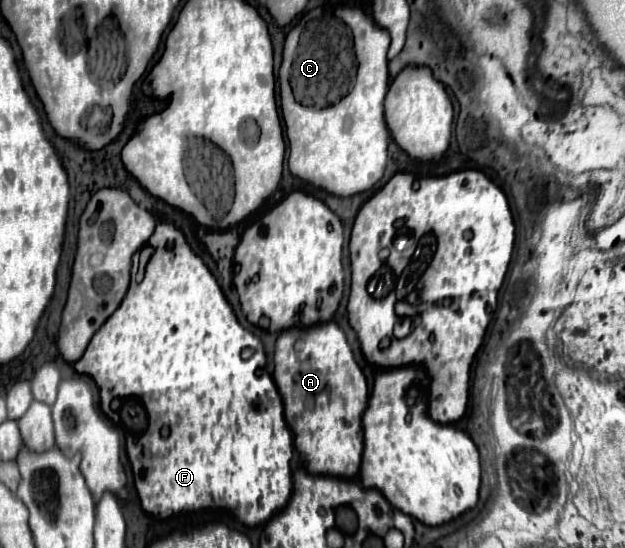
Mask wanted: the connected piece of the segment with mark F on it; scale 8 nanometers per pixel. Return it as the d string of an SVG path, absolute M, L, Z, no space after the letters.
M159 222L157 224L157 228L155 228L155 232L153 232L153 236L149 238L149 246L153 246L153 250L155 250L155 254L151 256L151 260L149 260L149 264L147 264L147 274L145 274L145 278L143 278L143 282L141 284L135 284L129 292L127 292L127 296L125 296L125 300L121 302L121 306L109 316L109 320L101 326L101 330L91 338L91 342L89 342L89 346L87 346L87 350L85 350L85 354L81 356L81 360L77 360L73 366L75 366L75 370L79 372L79 374L85 374L85 376L91 376L93 380L95 380L95 384L97 384L97 388L99 388L99 398L101 398L101 410L103 410L103 414L111 420L111 422L117 422L119 426L121 426L121 422L119 422L119 412L117 410L113 410L113 400L115 398L129 398L129 396L133 396L133 398L143 398L143 406L147 406L147 412L149 412L149 424L147 424L147 430L135 440L135 442L129 442L129 444L135 444L135 446L127 446L127 456L129 456L129 462L131 462L131 466L133 466L133 476L135 476L135 488L137 488L137 492L139 492L139 500L141 500L141 506L143 506L143 510L147 512L147 514L151 514L151 516L159 516L159 518L167 518L167 516L173 516L173 514L179 514L179 512L185 512L185 510L203 510L203 508L213 508L213 506L225 506L225 508L229 508L229 510L239 510L239 522L243 522L245 526L249 526L249 528L255 528L255 526L259 526L259 524L265 524L267 520L271 520L287 502L289 502L289 498L291 498L291 486L293 486L293 478L291 478L291 458L293 458L293 438L291 438L291 430L287 428L287 422L285 422L284 413L283 413L283 402L281 402L281 396L279 396L279 392L277 392L277 386L275 386L275 382L273 382L273 378L263 370L263 366L265 366L265 354L263 354L263 344L261 344L261 340L257 338L257 336L253 336L249 330L245 330L239 322L237 322L237 318L235 318L235 314L233 314L233 310L231 310L231 306L229 306L229 302L225 300L225 296L223 296L223 292L221 292L221 288L219 288L219 284L217 284L217 280L213 278L213 274L209 272L209 268L205 266L205 262L199 258L199 256L195 256L193 252L191 252L191 248L189 248L189 244L185 242L185 236L173 226L173 224L165 224L165 222Z

